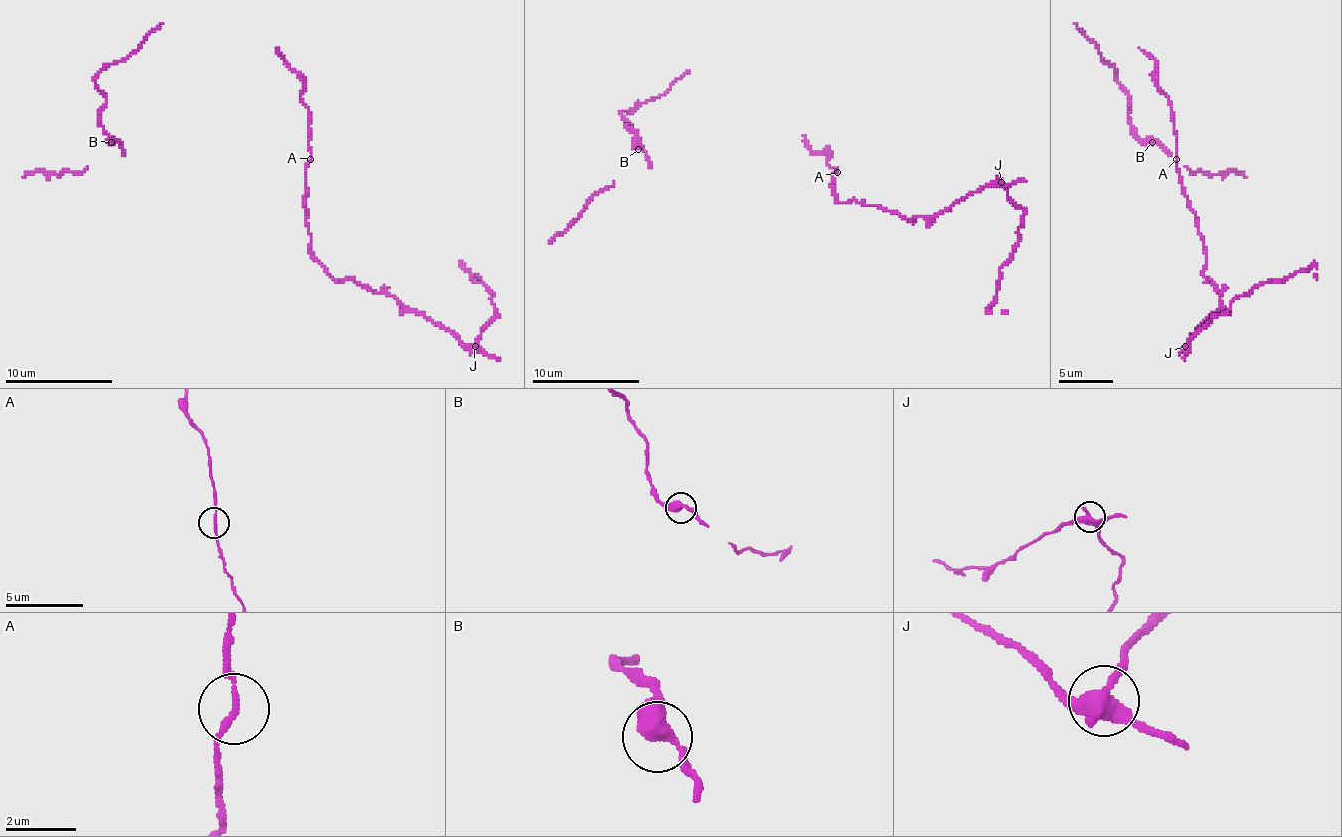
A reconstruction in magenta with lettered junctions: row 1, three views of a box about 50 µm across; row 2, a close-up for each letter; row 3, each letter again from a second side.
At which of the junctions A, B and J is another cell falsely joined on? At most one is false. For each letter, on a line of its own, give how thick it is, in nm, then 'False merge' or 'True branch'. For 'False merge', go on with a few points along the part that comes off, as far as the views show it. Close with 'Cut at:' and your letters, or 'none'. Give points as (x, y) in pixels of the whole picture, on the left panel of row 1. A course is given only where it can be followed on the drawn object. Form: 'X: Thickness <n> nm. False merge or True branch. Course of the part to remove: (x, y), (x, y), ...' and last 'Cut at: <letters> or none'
A: Thickness 160 nm. True branch
B: Thickness 440 nm. True branch
J: Thickness 400 nm. False merge. Course of the part to remove: (475, 347), (497, 317), (492, 293), (473, 279), (470, 271), (481, 279)
Cut at: J

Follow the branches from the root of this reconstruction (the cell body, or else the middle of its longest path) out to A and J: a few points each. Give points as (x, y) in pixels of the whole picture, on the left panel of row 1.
A: (305, 104), (311, 158)
J: (305, 104), (311, 153), (305, 226), (311, 255), (335, 279), (354, 279), (376, 293), (389, 293), (475, 347)

